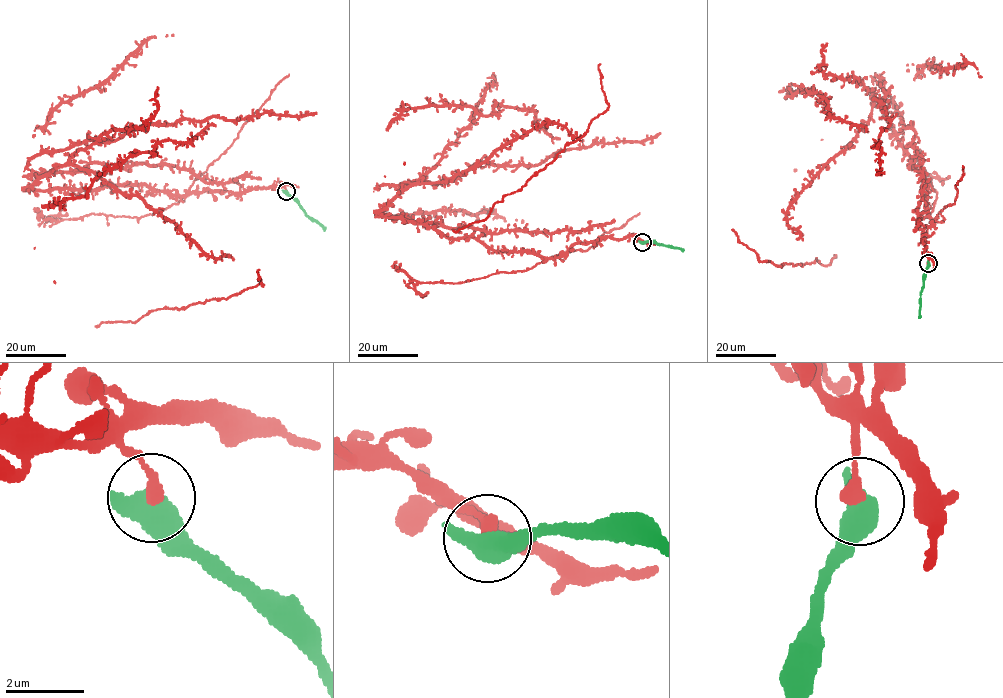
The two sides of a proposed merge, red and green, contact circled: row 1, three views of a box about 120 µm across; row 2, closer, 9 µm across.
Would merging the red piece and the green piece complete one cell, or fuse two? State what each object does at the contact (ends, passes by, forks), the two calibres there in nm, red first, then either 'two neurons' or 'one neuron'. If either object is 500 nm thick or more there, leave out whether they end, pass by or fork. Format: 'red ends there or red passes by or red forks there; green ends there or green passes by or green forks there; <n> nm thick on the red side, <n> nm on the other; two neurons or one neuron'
320 nm thick on the red side, 750 nm on the other; two neurons

